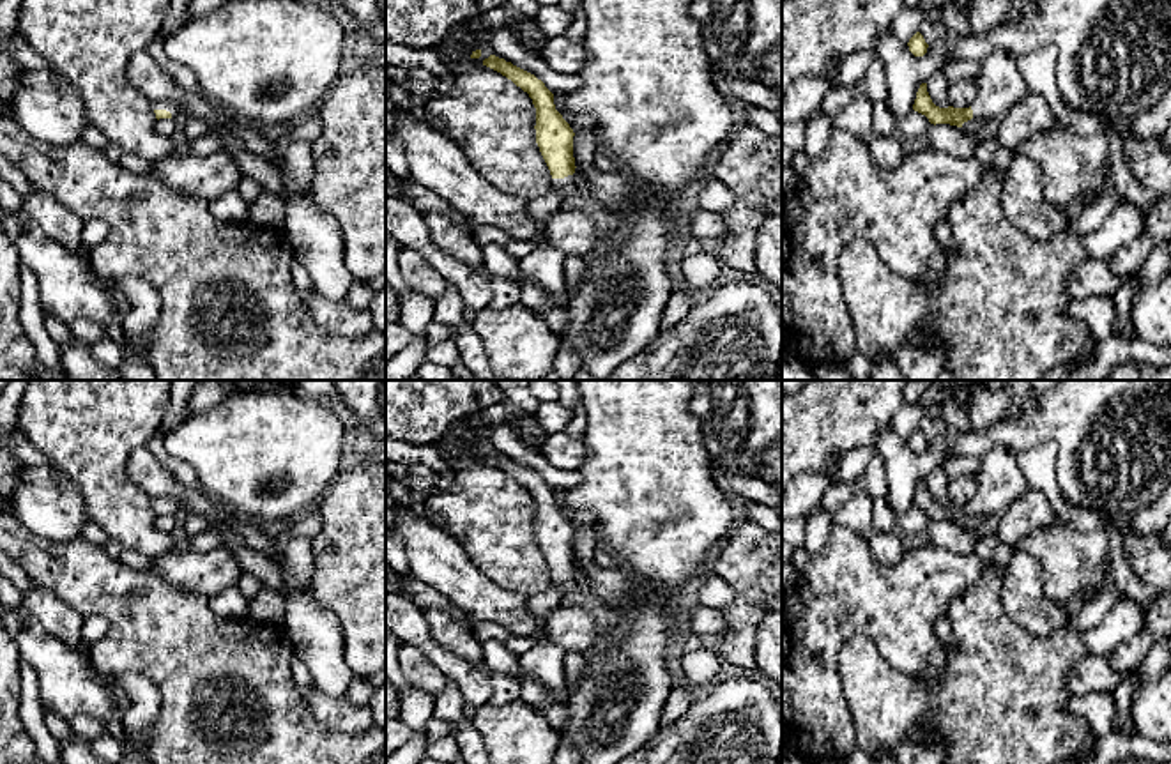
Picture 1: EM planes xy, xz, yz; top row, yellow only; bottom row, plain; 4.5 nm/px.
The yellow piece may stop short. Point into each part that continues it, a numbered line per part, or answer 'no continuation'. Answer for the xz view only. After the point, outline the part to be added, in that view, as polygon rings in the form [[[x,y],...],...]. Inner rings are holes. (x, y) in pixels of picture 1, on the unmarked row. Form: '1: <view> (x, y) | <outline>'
1: xz (566, 582) | [[[568,571],[564,575],[552,575],[552,582],[561,587],[561,603],[573,601],[575,594],[575,571]]]

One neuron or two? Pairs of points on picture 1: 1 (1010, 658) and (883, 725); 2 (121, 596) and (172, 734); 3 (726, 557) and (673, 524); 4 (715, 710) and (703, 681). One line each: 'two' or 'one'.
1: one
2: one
3: two
4: two

